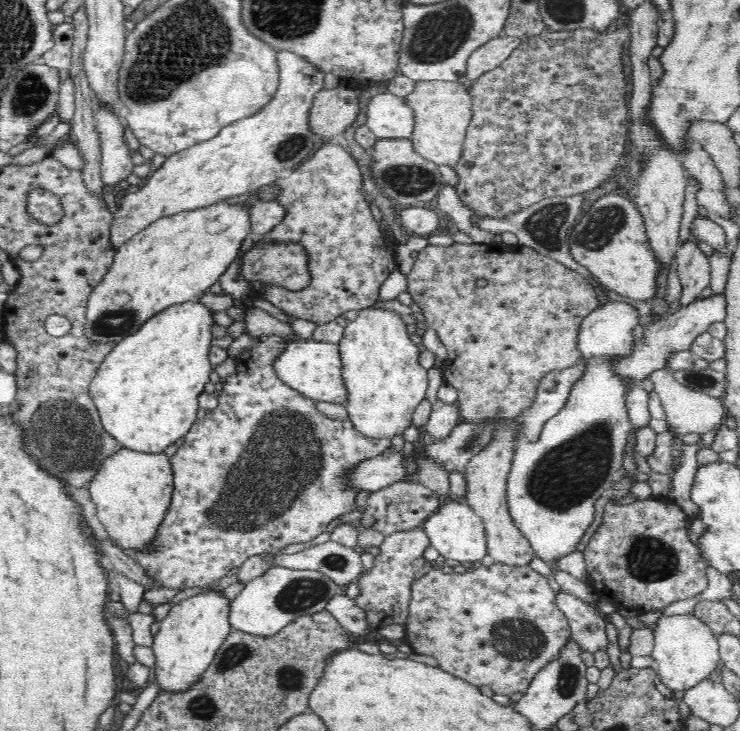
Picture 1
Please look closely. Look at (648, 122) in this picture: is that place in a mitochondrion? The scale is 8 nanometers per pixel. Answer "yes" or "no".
no

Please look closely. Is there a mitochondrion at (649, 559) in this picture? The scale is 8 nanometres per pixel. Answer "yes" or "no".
yes

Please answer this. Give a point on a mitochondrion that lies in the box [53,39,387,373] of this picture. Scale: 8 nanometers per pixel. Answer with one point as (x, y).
(110, 323)

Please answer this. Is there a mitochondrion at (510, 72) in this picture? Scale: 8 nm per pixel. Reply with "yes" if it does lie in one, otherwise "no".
no

